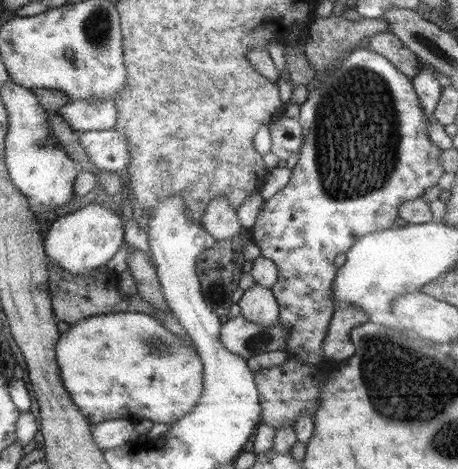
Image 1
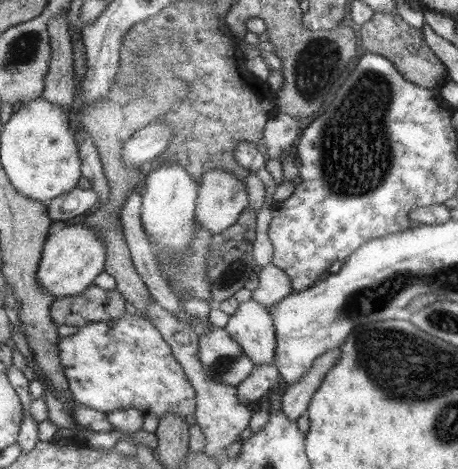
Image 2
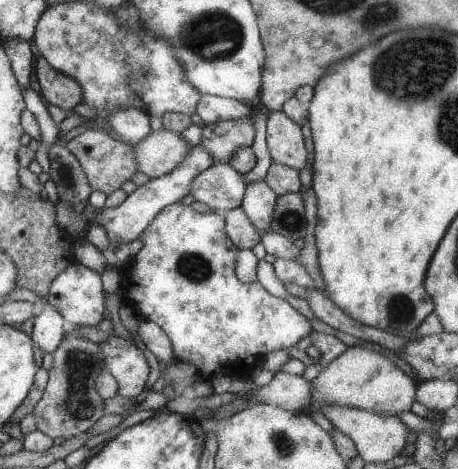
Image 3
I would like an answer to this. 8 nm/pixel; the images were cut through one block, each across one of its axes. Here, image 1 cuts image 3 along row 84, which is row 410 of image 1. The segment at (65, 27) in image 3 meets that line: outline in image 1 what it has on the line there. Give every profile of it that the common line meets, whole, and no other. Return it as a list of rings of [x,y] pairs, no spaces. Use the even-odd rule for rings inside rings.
[[[137,312],[91,316],[69,326],[55,346],[61,382],[71,402],[81,410],[91,426],[107,420],[151,420],[153,424],[173,424],[187,416],[203,394],[203,364],[189,342],[173,336],[153,316]]]

